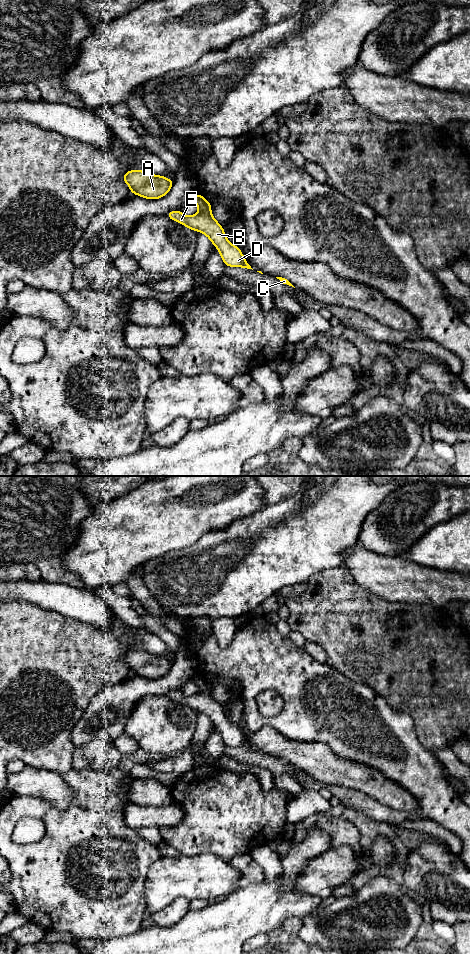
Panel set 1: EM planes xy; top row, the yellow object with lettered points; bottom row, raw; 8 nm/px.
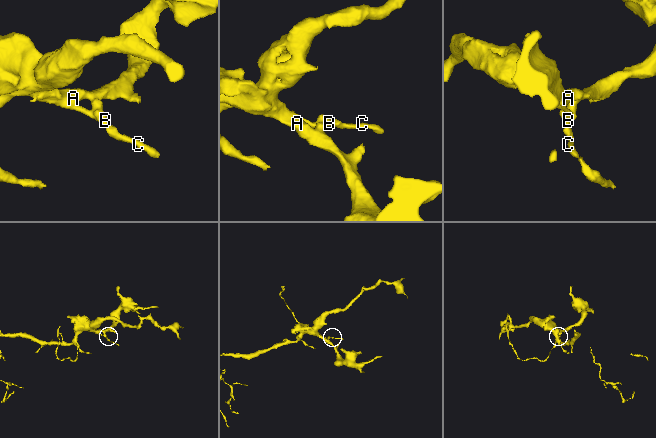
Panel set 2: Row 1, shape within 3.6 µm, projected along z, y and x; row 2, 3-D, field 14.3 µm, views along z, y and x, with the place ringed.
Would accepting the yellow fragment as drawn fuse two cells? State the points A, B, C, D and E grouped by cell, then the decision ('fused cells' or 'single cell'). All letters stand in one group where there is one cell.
A / B C D E | fused cells

